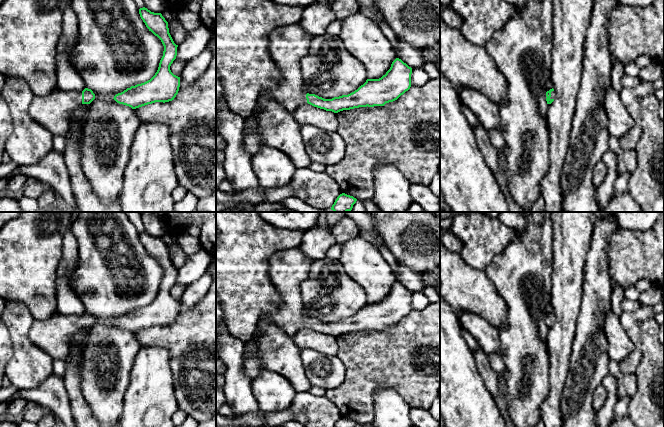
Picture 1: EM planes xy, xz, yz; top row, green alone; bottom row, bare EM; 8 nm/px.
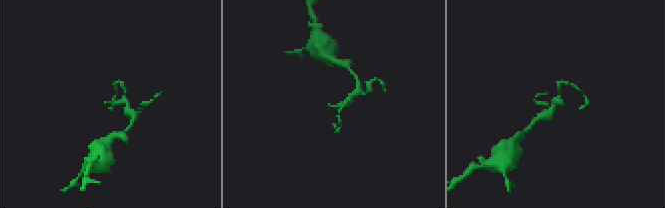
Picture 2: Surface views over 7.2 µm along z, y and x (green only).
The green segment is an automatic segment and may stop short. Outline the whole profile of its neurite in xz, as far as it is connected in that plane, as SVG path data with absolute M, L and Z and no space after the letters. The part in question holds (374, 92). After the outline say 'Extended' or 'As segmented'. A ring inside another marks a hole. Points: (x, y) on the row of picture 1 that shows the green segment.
M300 23L278 27L271 32L269 36L269 52L280 71L280 81L276 88L264 88L259 95L269 95L290 113L293 113L297 107L307 103L326 111L338 113L359 107L384 106L386 103L397 100L410 89L412 68L401 59L396 58L385 75L379 79L367 79L363 85L348 95L324 99L315 94L304 93L300 62L307 54L313 38L314 36L308 34Z. Extended

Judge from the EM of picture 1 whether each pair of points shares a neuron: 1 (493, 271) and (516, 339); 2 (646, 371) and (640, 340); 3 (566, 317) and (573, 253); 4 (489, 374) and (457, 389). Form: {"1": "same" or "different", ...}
{"1": "same", "2": "same", "3": "same", "4": "different"}

